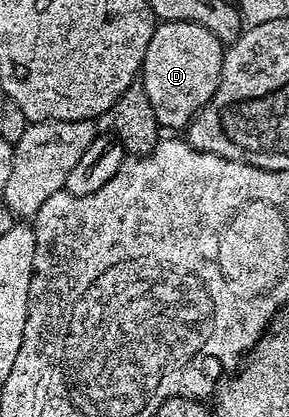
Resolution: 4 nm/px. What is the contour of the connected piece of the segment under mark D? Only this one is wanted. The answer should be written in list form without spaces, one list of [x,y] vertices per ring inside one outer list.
[[[167,20],[158,23],[153,29],[151,38],[145,46],[141,58],[139,73],[139,91],[149,106],[150,114],[162,129],[184,129],[189,121],[197,115],[198,108],[209,98],[215,83],[215,65],[219,60],[219,48],[213,45],[210,29],[203,24],[192,24],[182,20]]]

